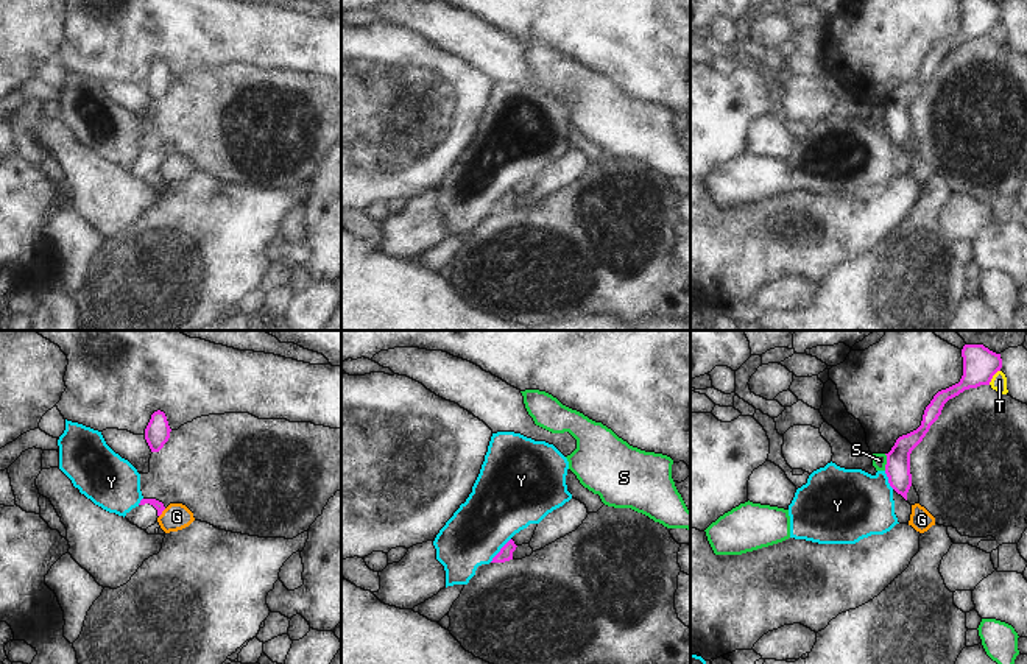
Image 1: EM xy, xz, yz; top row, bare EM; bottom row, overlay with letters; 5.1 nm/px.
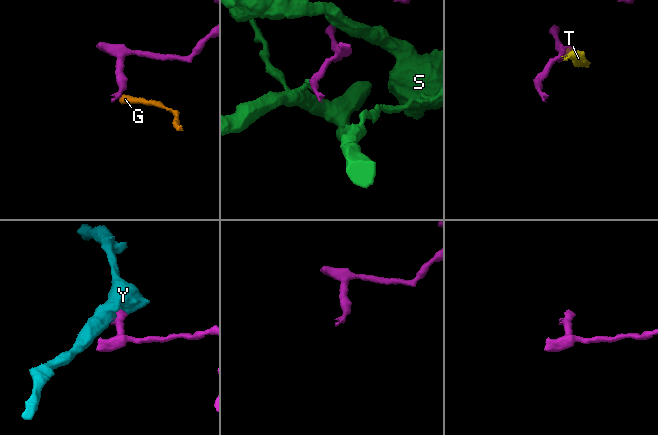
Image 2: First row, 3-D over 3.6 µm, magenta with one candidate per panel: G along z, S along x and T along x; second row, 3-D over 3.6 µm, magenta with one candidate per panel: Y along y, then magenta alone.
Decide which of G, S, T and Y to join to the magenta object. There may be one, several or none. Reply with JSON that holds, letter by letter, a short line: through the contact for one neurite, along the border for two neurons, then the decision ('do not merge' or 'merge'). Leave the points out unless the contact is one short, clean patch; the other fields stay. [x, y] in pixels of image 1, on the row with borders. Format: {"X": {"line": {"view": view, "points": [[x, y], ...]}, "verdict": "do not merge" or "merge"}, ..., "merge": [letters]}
{"G": {"line": {"view": "xy", "points": [[165, 508], [159, 516]]}, "verdict": "do not merge"}, "S": {"line": {"view": "yz", "points": [[884, 454], [885, 469]]}, "verdict": "do not merge"}, "T": {"line": {"view": "yz", "points": [[999, 370], [988, 384]]}, "verdict": "do not merge"}, "Y": {"line": {"view": "xz", "points": [[510, 538], [490, 561]]}, "verdict": "do not merge"}, "merge": []}

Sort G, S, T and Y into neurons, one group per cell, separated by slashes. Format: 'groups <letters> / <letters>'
groups G / S / T Y

